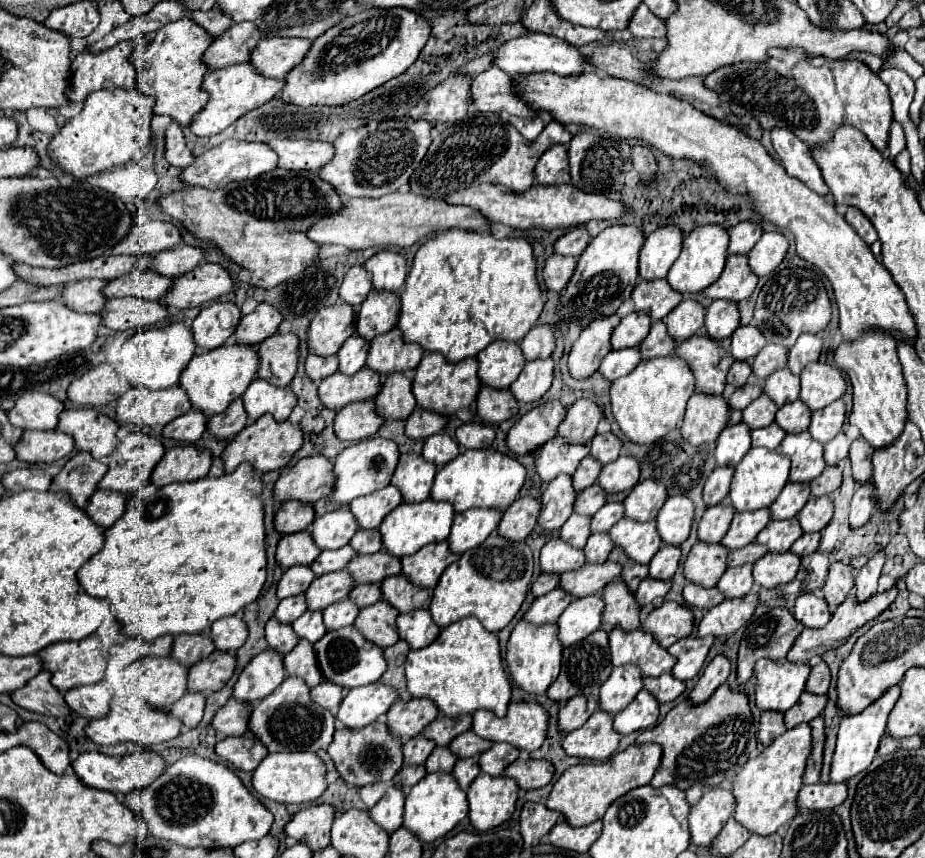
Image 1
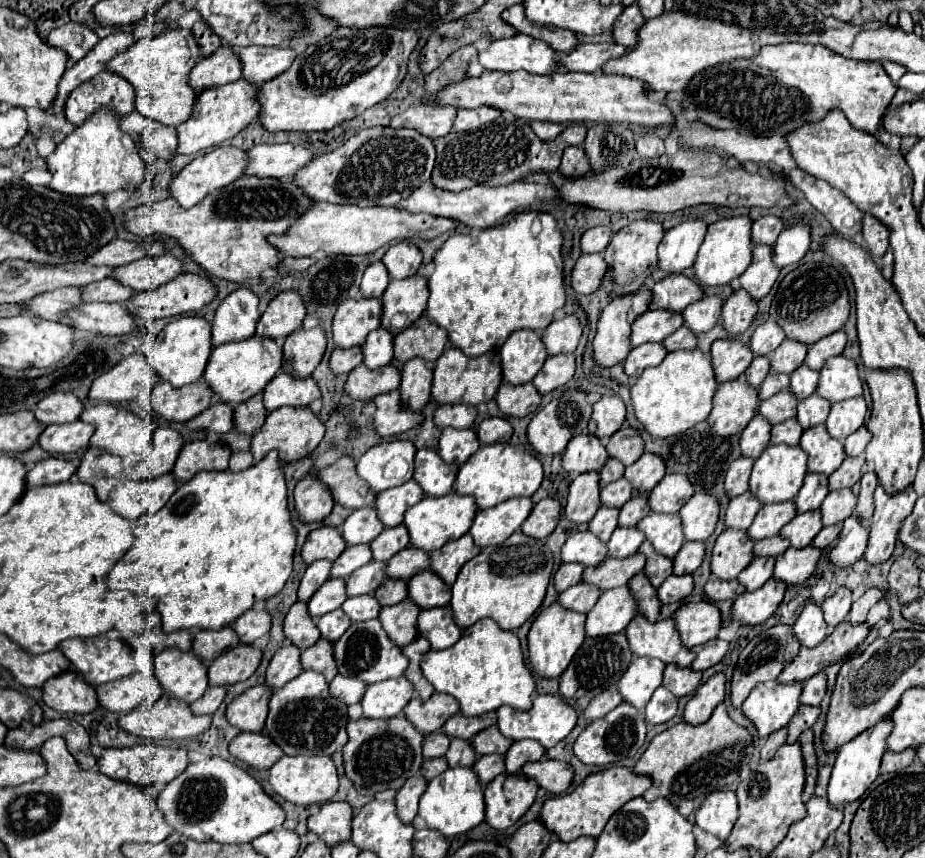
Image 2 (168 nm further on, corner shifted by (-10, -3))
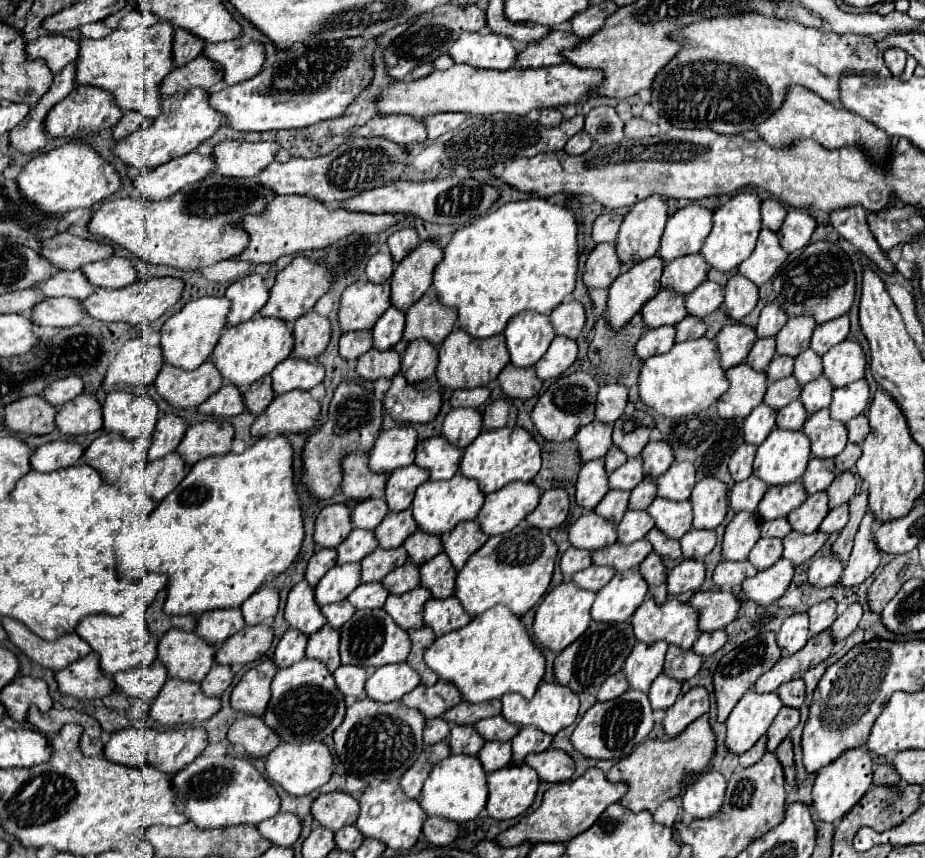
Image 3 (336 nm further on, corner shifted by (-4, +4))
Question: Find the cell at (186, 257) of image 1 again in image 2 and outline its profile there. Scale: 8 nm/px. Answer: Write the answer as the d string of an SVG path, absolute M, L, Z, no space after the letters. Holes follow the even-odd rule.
M163 254L155 258L141 258L131 264L115 268L115 280L131 286L137 292L155 290L183 272L183 262L175 254Z

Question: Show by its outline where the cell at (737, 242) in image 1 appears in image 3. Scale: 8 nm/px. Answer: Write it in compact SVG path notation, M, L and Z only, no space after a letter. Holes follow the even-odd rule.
M769 197L763 201L761 205L761 215L763 215L763 225L769 227L769 229L775 229L779 231L785 217L787 217L787 209L783 207L783 203L779 201L773 201L775 197Z

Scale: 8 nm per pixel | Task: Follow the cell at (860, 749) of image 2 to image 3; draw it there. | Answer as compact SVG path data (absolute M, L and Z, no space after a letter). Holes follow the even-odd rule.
M865 747L853 749L851 753L843 753L833 765L827 765L825 769L821 769L821 773L817 773L817 779L815 779L815 785L811 791L811 809L817 813L817 817L821 821L837 823L867 793L871 779L873 779L873 763L871 763L869 751Z

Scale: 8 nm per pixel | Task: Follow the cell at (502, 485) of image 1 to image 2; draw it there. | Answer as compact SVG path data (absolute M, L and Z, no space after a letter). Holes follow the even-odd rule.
M489 444L481 446L465 464L459 466L455 476L455 494L473 496L479 510L497 506L509 498L533 496L543 480L541 462L531 452L521 452L513 444Z

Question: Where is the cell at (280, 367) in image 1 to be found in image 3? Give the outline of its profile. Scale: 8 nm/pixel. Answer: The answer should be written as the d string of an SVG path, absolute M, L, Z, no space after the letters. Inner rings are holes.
M309 311L295 323L293 335L295 335L295 347L291 355L297 359L315 359L329 345L331 323L327 317Z

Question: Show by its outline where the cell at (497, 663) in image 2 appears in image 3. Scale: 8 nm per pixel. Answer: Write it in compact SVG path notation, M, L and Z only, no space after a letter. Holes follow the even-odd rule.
M505 605L491 607L469 625L435 639L425 651L425 663L445 681L451 681L469 703L501 699L505 693L521 693L531 699L545 675L545 655L531 641L523 621Z

